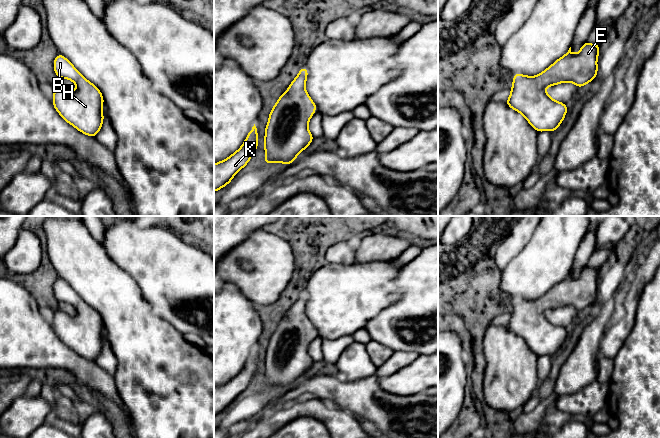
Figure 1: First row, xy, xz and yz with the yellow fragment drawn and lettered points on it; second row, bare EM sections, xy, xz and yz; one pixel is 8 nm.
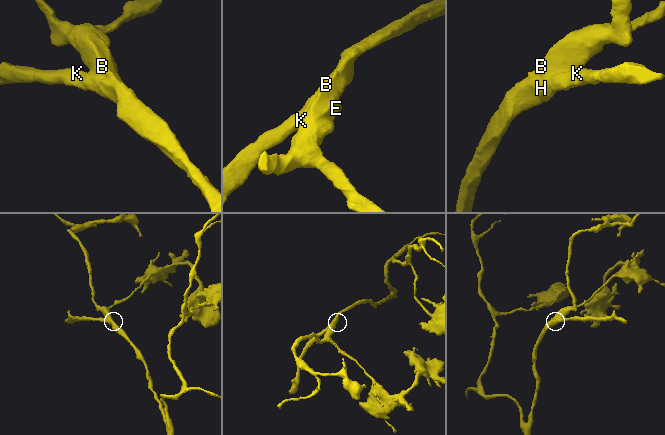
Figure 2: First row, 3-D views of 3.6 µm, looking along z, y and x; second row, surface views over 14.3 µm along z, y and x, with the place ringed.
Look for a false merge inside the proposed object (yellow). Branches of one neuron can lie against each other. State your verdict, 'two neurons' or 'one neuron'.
one neuron

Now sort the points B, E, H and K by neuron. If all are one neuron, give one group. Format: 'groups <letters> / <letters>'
groups B E H K

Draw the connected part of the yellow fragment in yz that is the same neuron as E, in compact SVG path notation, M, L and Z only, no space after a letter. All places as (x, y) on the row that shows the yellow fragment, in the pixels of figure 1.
M586 41L578 54L573 54L570 47L564 56L536 76L514 74L511 94L506 100L507 105L521 113L537 132L555 131L564 120L568 108L566 104L553 100L546 93L545 88L563 82L572 82L580 88L594 80L598 71L597 58L599 56L599 48L600 44L590 44Z

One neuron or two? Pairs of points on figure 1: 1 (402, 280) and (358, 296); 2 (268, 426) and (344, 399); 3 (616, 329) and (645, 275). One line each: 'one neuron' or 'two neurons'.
1: two neurons
2: two neurons
3: one neuron

